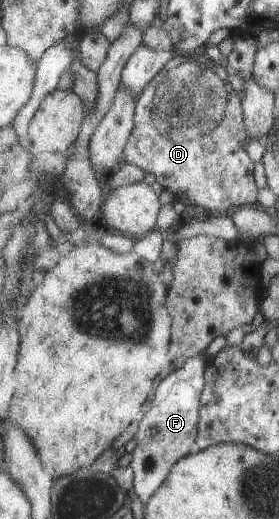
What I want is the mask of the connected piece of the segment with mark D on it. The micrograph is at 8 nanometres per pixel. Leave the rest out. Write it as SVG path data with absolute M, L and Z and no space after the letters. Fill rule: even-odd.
M203 52L175 53L171 63L153 77L138 98L135 130L121 159L125 164L135 164L145 173L153 174L163 189L180 195L189 209L195 205L211 216L232 216L245 206L256 206L260 189L254 171L256 162L242 147L244 142L257 140L249 135L245 121L241 93L231 84L225 63L213 62Z

